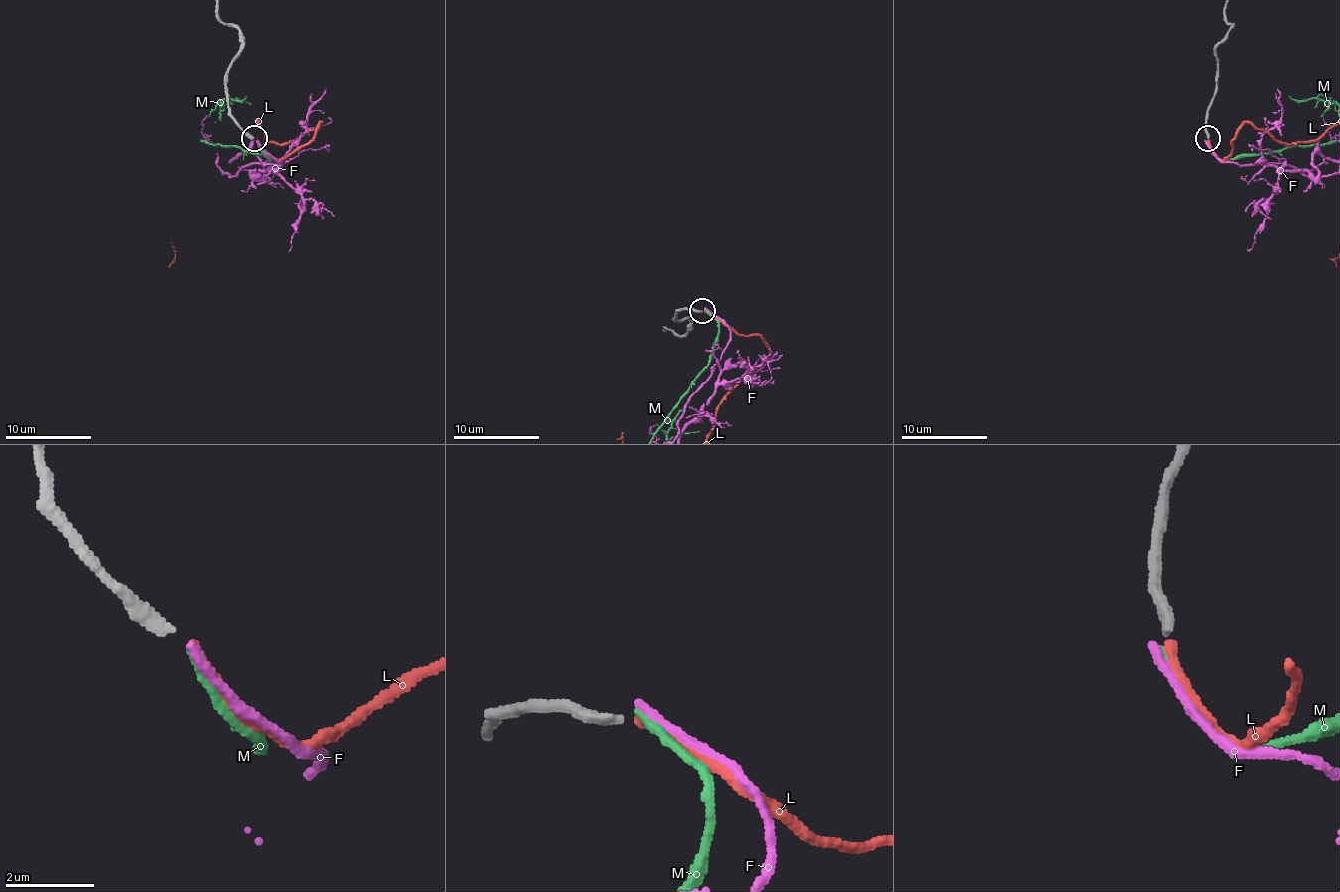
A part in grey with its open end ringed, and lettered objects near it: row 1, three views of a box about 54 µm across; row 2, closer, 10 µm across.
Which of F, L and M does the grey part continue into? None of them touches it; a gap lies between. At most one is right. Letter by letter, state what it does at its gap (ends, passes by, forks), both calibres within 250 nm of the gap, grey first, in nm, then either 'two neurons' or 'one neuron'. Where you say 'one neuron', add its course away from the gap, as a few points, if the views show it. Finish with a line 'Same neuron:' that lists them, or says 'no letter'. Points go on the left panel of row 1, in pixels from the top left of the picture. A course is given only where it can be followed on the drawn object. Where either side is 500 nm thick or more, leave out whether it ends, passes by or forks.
F: it ends there; 280 nm thick on the grey side, 200 nm on the other; two neurons
L: it ends there; 280 nm thick on the grey side, 220 nm on the other; one neuron
M: it ends there; 280 nm thick on the grey side, 160 nm on the other; two neurons
Same neuron: L

